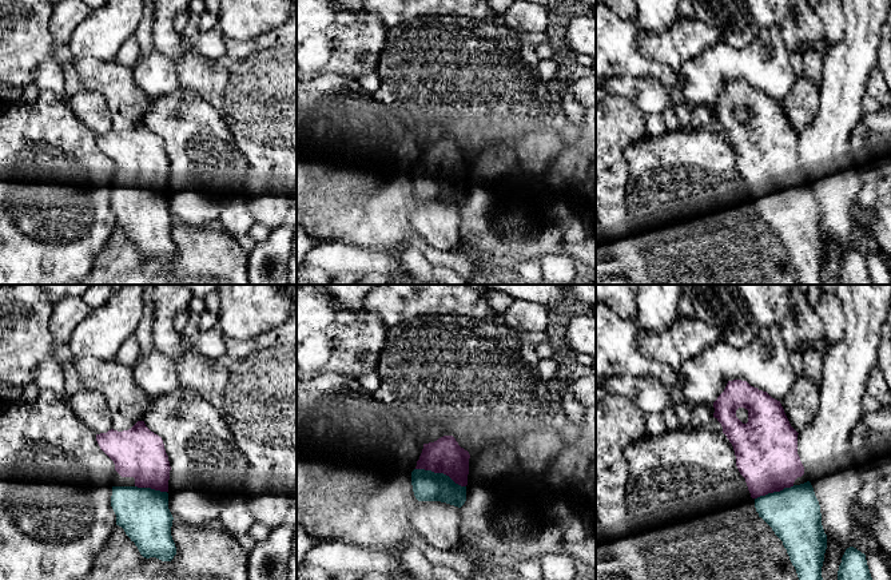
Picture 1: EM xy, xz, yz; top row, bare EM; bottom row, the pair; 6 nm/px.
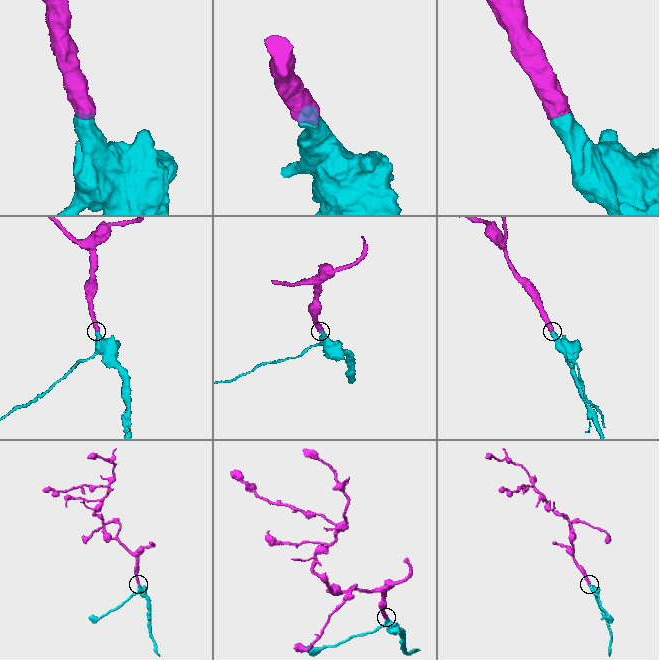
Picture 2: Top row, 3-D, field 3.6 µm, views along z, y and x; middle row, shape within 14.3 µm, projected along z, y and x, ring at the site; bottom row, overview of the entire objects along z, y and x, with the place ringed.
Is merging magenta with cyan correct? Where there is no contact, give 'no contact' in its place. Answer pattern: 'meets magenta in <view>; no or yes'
meets magenta in xz; yes

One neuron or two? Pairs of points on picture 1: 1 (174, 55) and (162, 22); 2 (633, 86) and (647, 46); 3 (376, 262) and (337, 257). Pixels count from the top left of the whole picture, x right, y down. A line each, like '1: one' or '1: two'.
1: one
2: two
3: one

